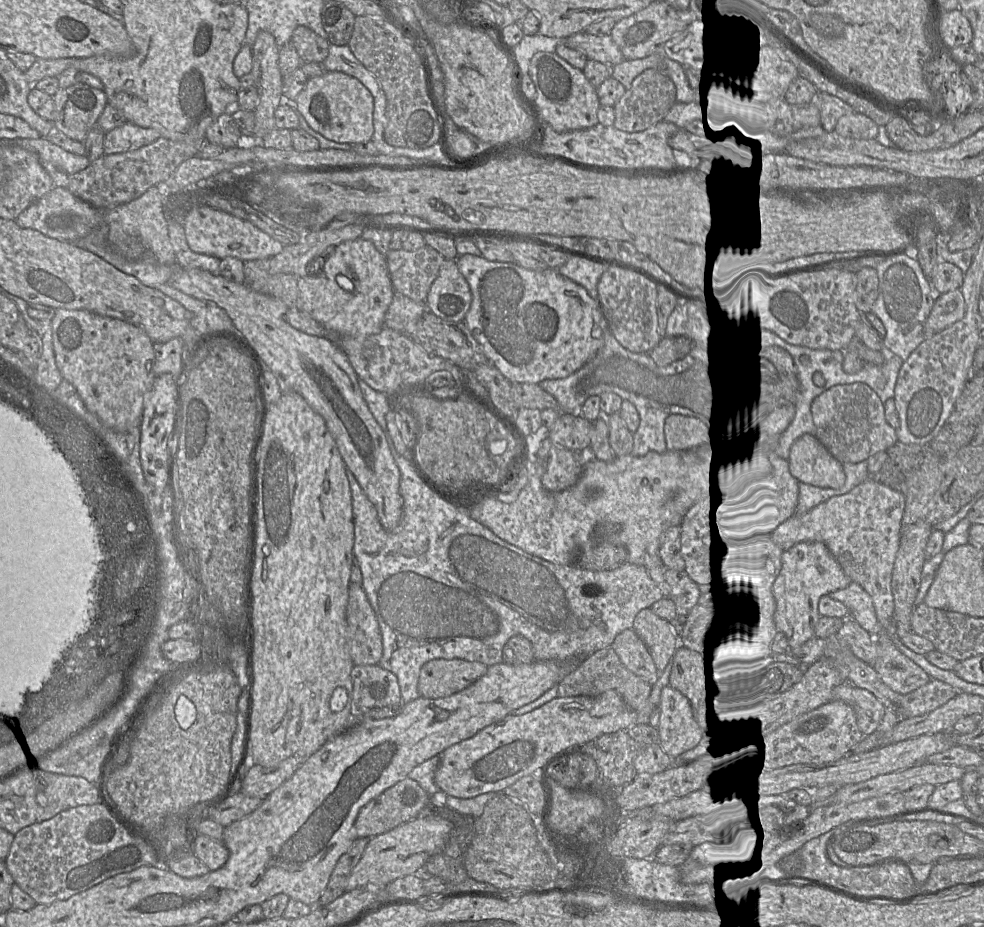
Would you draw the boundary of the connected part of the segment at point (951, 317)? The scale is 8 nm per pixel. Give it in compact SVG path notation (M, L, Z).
M960 288L950 290L935 299L932 310L924 324L927 338L961 320L965 314L965 301Z

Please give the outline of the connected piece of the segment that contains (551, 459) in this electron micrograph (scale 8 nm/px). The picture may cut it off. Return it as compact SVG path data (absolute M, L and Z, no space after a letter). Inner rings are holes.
M549 437L541 443L537 457L545 464L542 486L550 492L560 492L575 485L585 465L595 459L590 446L573 451L554 444Z

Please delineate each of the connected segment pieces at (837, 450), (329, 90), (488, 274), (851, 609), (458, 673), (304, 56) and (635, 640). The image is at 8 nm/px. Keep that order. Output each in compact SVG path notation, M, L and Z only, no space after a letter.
M866 384L835 385L818 395L811 404L815 437L842 464L866 461L898 442L897 433L885 419L884 404Z
M333 71L309 78L293 104L309 126L329 140L356 144L372 139L374 98L371 92L353 76Z
M471 254L459 256L456 259L456 264L459 271L466 279L472 294L472 303L463 322L474 339L481 345L489 363L494 365L511 383L539 384L546 379L565 378L592 359L603 346L606 338L606 331L608 330L608 322L598 300L592 298L585 288L561 275L557 269L547 268L543 271L533 271L522 268L515 262L493 262L488 261L482 256L474 256Z
M850 583L845 588L832 592L828 596L845 605L850 617L869 634L878 635L883 631L883 626L876 617L870 596L858 585Z
M433 659L425 663L419 675L421 697L437 699L450 696L482 677L488 666L464 659Z
M305 26L297 27L291 38L302 63L322 63L329 53L330 43Z
M633 629L618 634L611 646L628 670L650 685L656 683L659 672L647 646Z

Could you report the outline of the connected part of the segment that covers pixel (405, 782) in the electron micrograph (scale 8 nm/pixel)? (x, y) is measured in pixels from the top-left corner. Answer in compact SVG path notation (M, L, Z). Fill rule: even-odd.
M408 776L370 800L358 812L354 828L357 837L372 838L408 822L429 809L428 793Z

